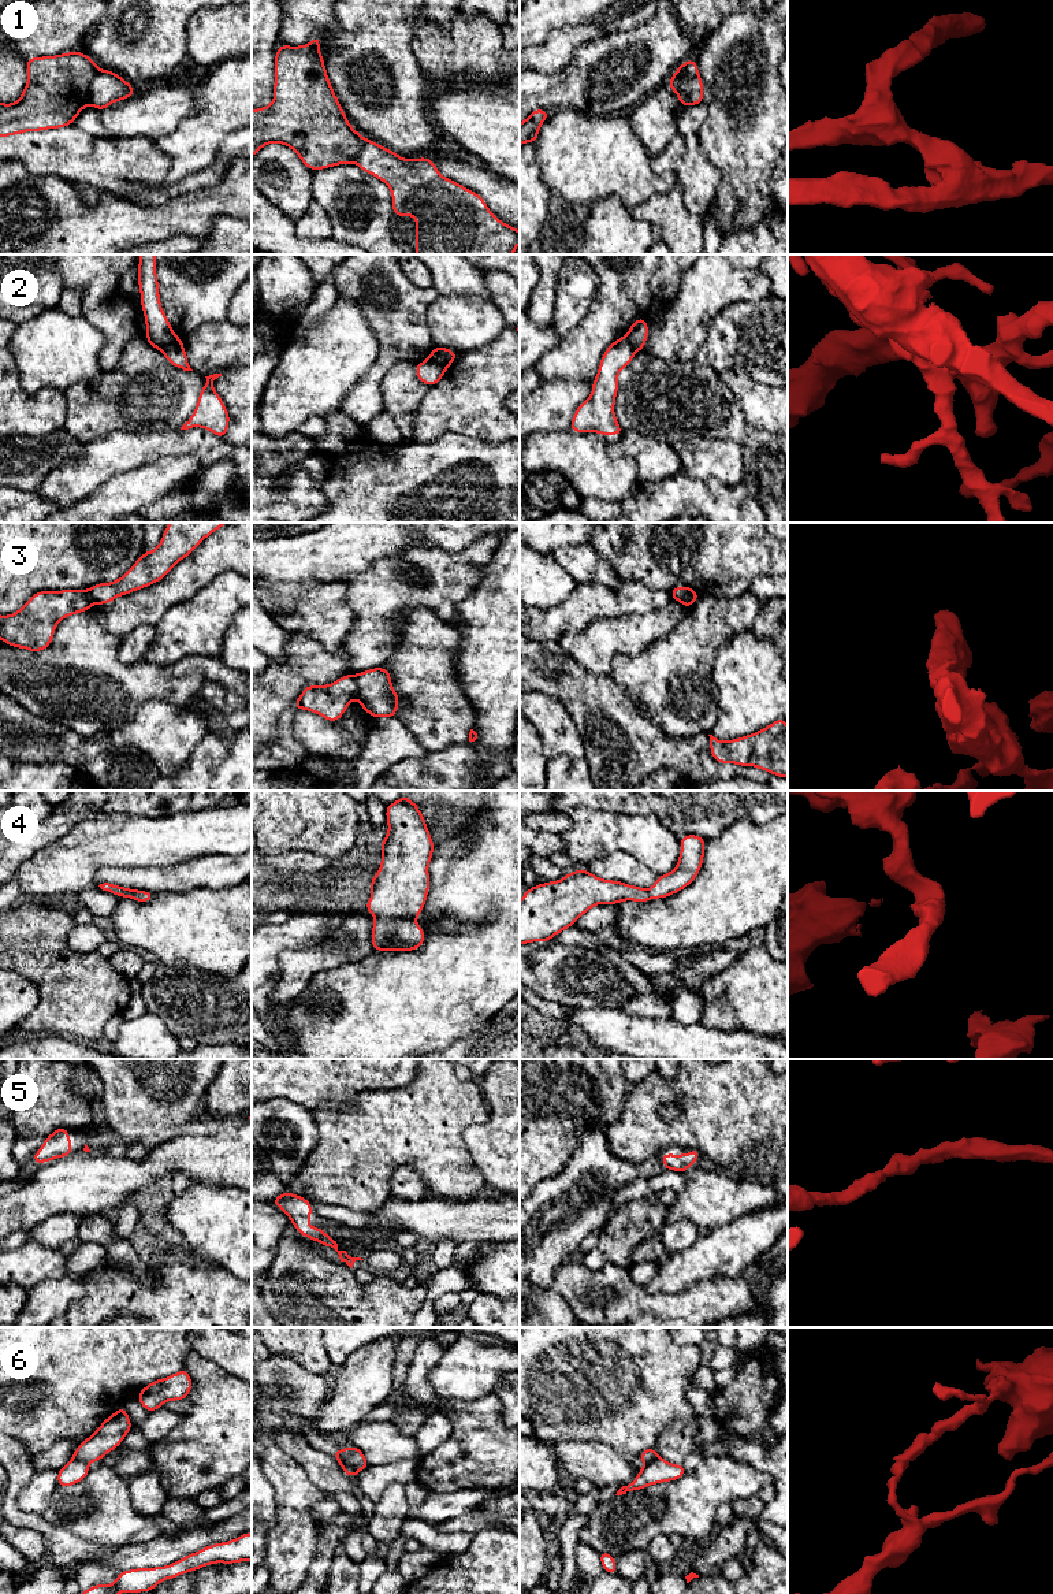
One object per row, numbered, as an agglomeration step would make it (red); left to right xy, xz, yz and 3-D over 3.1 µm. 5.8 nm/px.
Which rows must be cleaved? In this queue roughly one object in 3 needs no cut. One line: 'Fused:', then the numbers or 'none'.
Fused: 1, 2, 3, 6

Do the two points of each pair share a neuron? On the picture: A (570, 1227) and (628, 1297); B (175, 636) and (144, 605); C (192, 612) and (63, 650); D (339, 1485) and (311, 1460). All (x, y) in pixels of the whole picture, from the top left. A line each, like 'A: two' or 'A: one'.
A: two
B: two
C: two
D: one

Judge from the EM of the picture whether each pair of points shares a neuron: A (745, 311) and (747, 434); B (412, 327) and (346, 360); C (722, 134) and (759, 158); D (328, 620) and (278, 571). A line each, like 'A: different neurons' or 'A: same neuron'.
A: different neurons
B: different neurons
C: same neuron
D: different neurons

